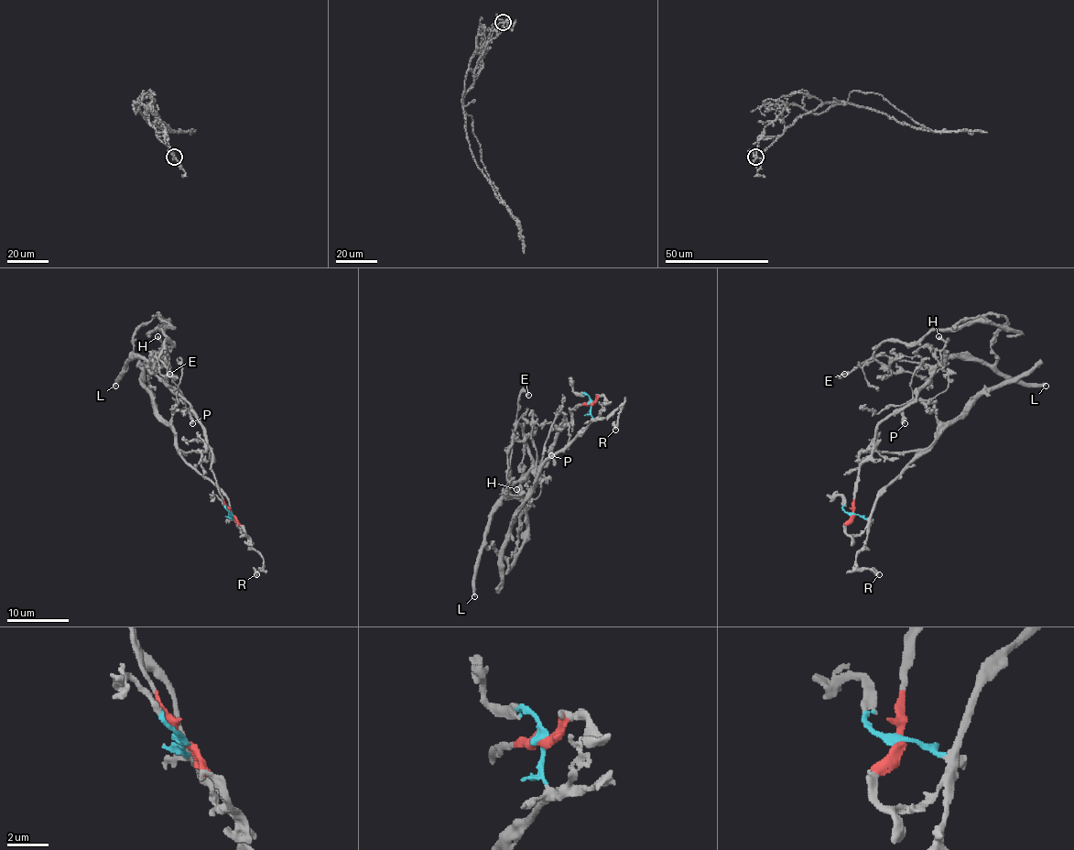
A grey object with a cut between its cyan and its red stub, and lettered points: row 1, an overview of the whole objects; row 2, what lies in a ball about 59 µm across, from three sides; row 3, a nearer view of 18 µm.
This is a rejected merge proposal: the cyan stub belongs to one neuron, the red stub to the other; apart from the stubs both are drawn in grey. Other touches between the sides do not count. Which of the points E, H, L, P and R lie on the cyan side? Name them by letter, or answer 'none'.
R

